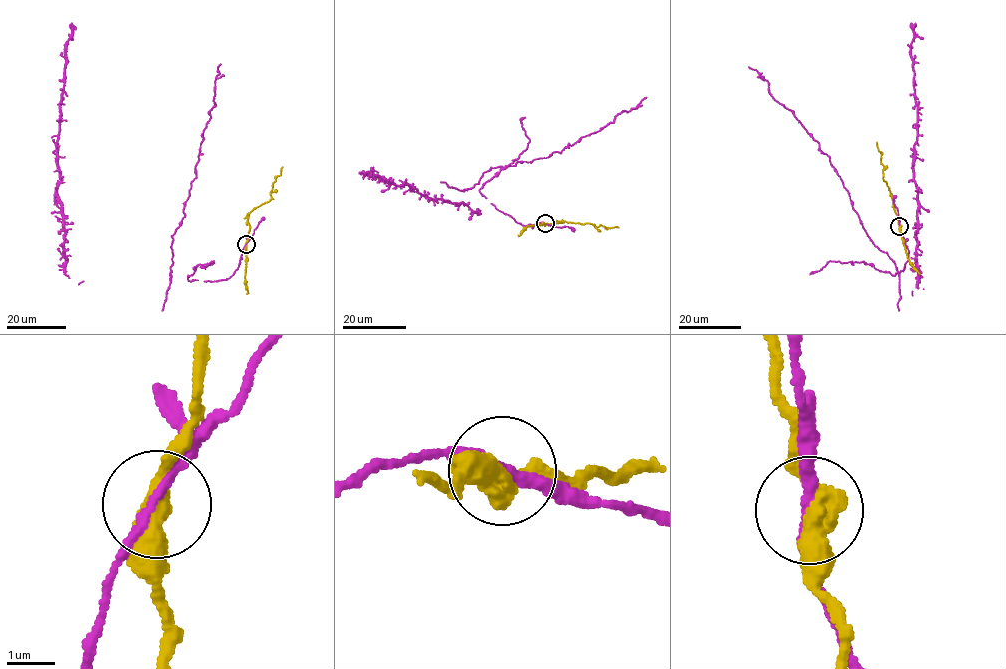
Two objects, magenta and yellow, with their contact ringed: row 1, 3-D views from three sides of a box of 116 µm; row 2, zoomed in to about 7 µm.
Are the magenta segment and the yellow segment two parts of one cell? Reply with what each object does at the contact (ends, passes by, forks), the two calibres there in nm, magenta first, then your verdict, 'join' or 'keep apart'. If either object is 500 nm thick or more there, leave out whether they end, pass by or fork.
magenta passes by | yellow passes by | 190/440 nm | keep apart

